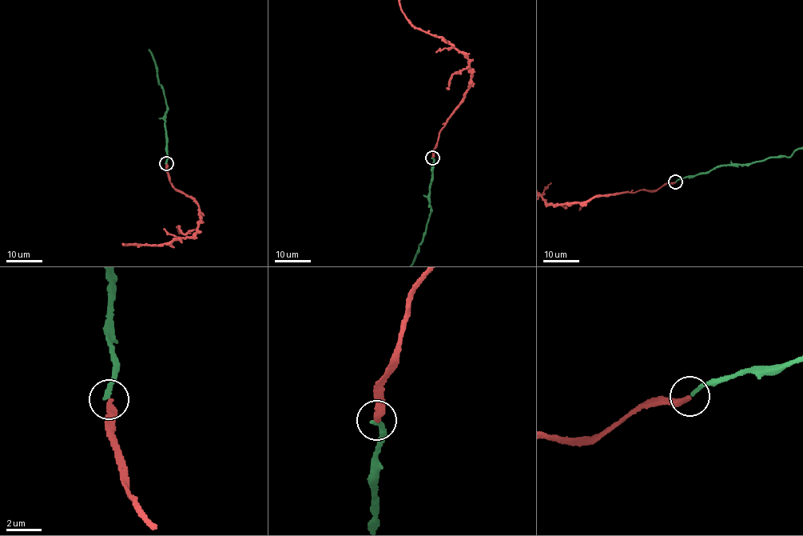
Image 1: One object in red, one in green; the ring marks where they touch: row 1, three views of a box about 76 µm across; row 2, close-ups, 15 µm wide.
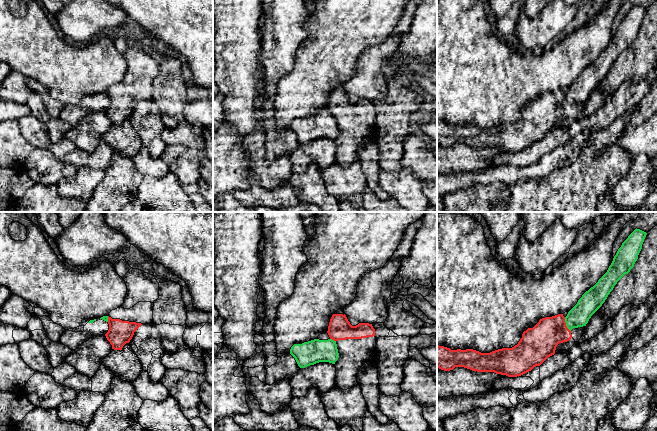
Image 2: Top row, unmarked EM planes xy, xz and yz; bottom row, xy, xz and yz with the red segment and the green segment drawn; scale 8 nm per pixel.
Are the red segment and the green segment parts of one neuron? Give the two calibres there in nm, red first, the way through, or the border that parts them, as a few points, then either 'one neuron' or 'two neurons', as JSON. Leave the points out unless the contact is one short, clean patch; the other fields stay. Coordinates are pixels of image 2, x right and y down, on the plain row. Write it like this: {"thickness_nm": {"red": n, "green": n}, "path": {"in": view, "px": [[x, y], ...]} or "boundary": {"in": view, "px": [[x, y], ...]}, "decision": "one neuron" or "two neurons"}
{"thickness_nm": {"red": 260, "green": 170}, "boundary": {"in": "yz", "px": [[564, 93], [566, 103], [570, 107]]}, "decision": "two neurons"}

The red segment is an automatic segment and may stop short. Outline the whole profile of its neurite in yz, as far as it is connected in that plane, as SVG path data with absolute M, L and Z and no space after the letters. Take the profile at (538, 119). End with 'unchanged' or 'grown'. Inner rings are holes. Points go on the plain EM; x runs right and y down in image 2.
M568 88L558 90L552 93L545 93L533 103L523 108L522 114L512 124L502 124L490 129L481 129L473 125L451 126L450 124L437 121L437 144L450 147L455 143L464 143L477 148L494 148L496 150L506 151L508 153L521 152L534 143L540 142L548 133L555 130L559 119L567 118L571 114L578 118L585 108L585 102L573 104L571 107L567 104L565 93Z; grown

